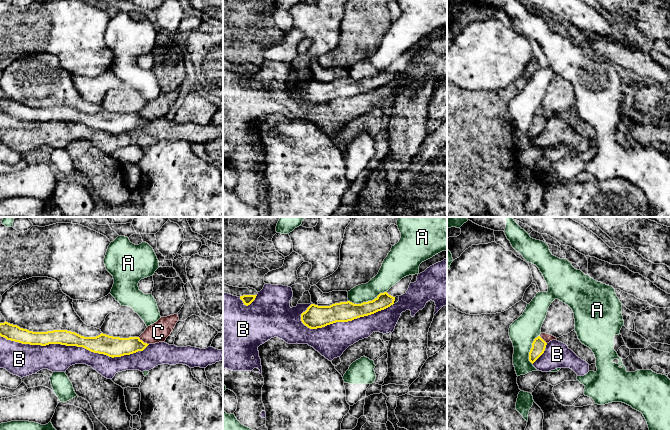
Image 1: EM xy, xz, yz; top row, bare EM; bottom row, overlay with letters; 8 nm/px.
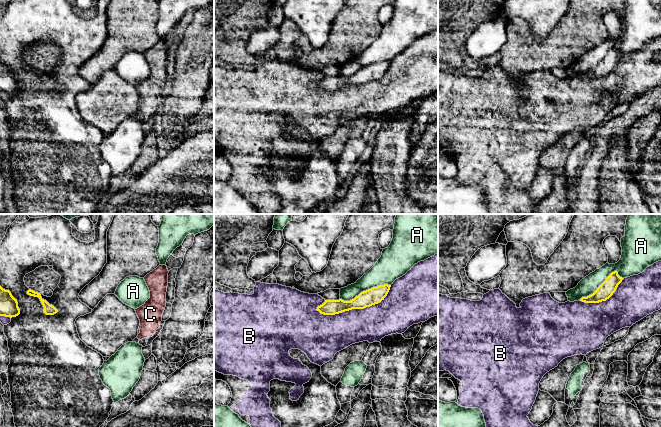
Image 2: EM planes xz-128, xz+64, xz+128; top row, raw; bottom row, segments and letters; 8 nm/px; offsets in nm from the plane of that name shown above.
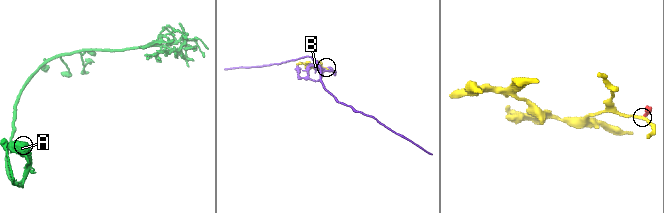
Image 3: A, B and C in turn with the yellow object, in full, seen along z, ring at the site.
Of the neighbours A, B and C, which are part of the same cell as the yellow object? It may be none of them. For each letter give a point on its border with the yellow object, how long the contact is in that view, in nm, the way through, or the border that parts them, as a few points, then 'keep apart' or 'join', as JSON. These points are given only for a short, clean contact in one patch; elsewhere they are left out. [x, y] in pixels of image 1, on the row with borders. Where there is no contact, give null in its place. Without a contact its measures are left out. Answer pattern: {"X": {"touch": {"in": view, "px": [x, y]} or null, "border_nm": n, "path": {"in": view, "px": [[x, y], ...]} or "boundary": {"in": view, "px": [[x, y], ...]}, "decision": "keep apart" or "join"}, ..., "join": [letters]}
{"A": {"touch": {"in": "xz", "px": [368, 301]}, "border_nm": 320, "decision": "keep apart"}, "B": {"touch": {"in": "xy", "px": [75, 345]}, "border_nm": 1200, "decision": "keep apart"}, "C": {"touch": {"in": "xy", "px": [142, 341]}, "border_nm": 110, "boundary": {"in": "xy", "px": [[138, 337], [148, 344]]}, "decision": "keep apart"}, "join": []}

